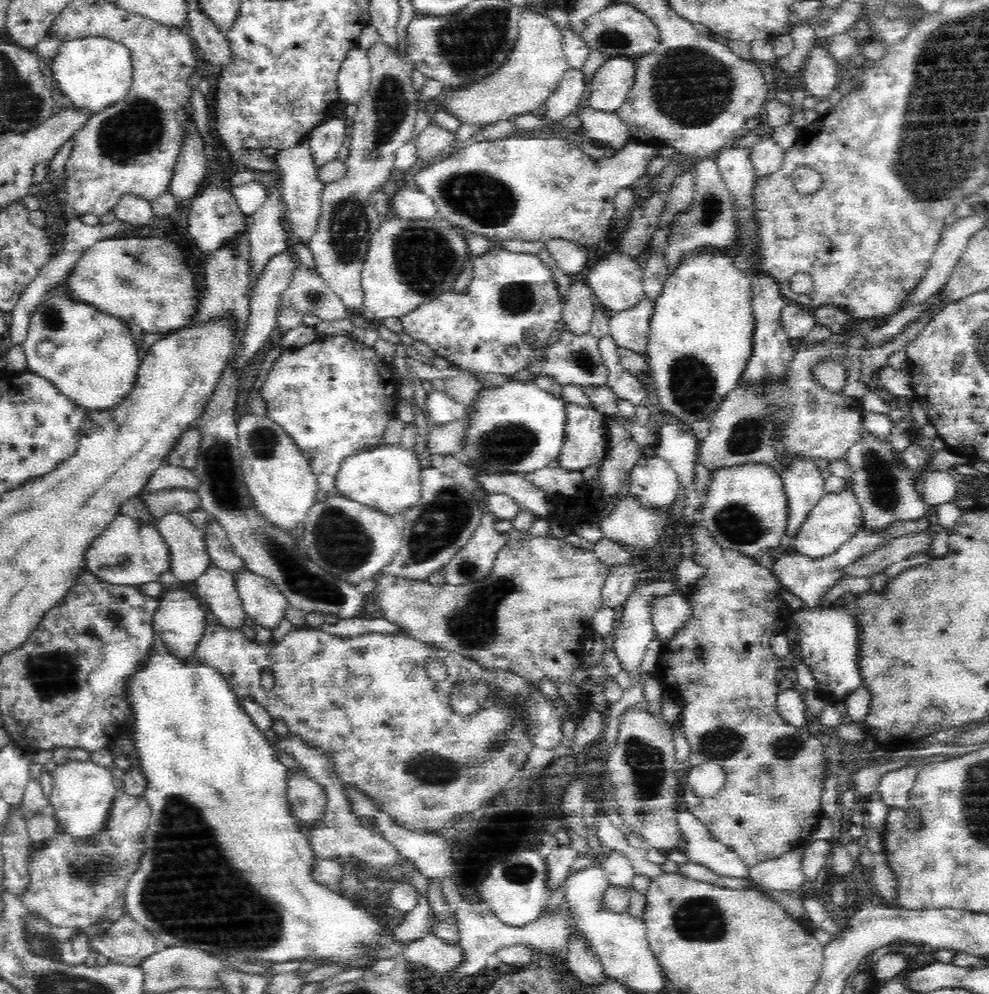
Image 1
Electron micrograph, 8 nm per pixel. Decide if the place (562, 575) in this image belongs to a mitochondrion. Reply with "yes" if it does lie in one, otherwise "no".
no

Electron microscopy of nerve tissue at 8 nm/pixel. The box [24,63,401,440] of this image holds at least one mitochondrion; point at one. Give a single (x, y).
(135, 131)

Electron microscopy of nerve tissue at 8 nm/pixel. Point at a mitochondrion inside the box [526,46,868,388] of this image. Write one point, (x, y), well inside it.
(709, 205)

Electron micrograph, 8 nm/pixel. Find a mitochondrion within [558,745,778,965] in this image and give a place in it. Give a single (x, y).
(699, 918)

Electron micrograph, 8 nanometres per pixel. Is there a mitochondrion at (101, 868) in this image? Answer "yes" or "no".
yes

